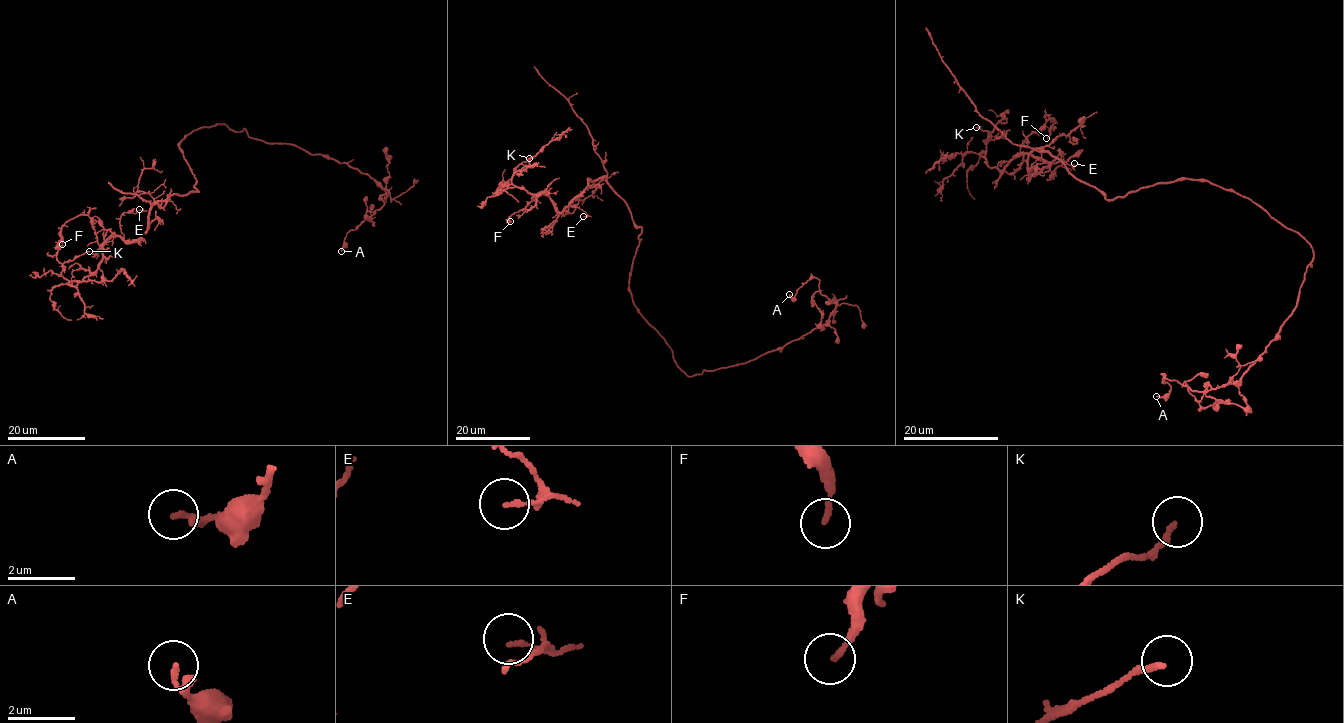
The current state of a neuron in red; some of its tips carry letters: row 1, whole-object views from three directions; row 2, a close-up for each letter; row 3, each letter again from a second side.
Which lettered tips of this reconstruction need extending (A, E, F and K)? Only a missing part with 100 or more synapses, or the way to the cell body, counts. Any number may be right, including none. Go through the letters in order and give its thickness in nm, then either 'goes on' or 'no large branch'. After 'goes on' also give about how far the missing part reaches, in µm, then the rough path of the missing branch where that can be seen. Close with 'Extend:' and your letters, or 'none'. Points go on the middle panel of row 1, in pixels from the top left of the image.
A: 190 nm | no large branch
E: 120 nm | no large branch
F: 140 nm | no large branch
K: 180 nm | no large branch
Extend: none

